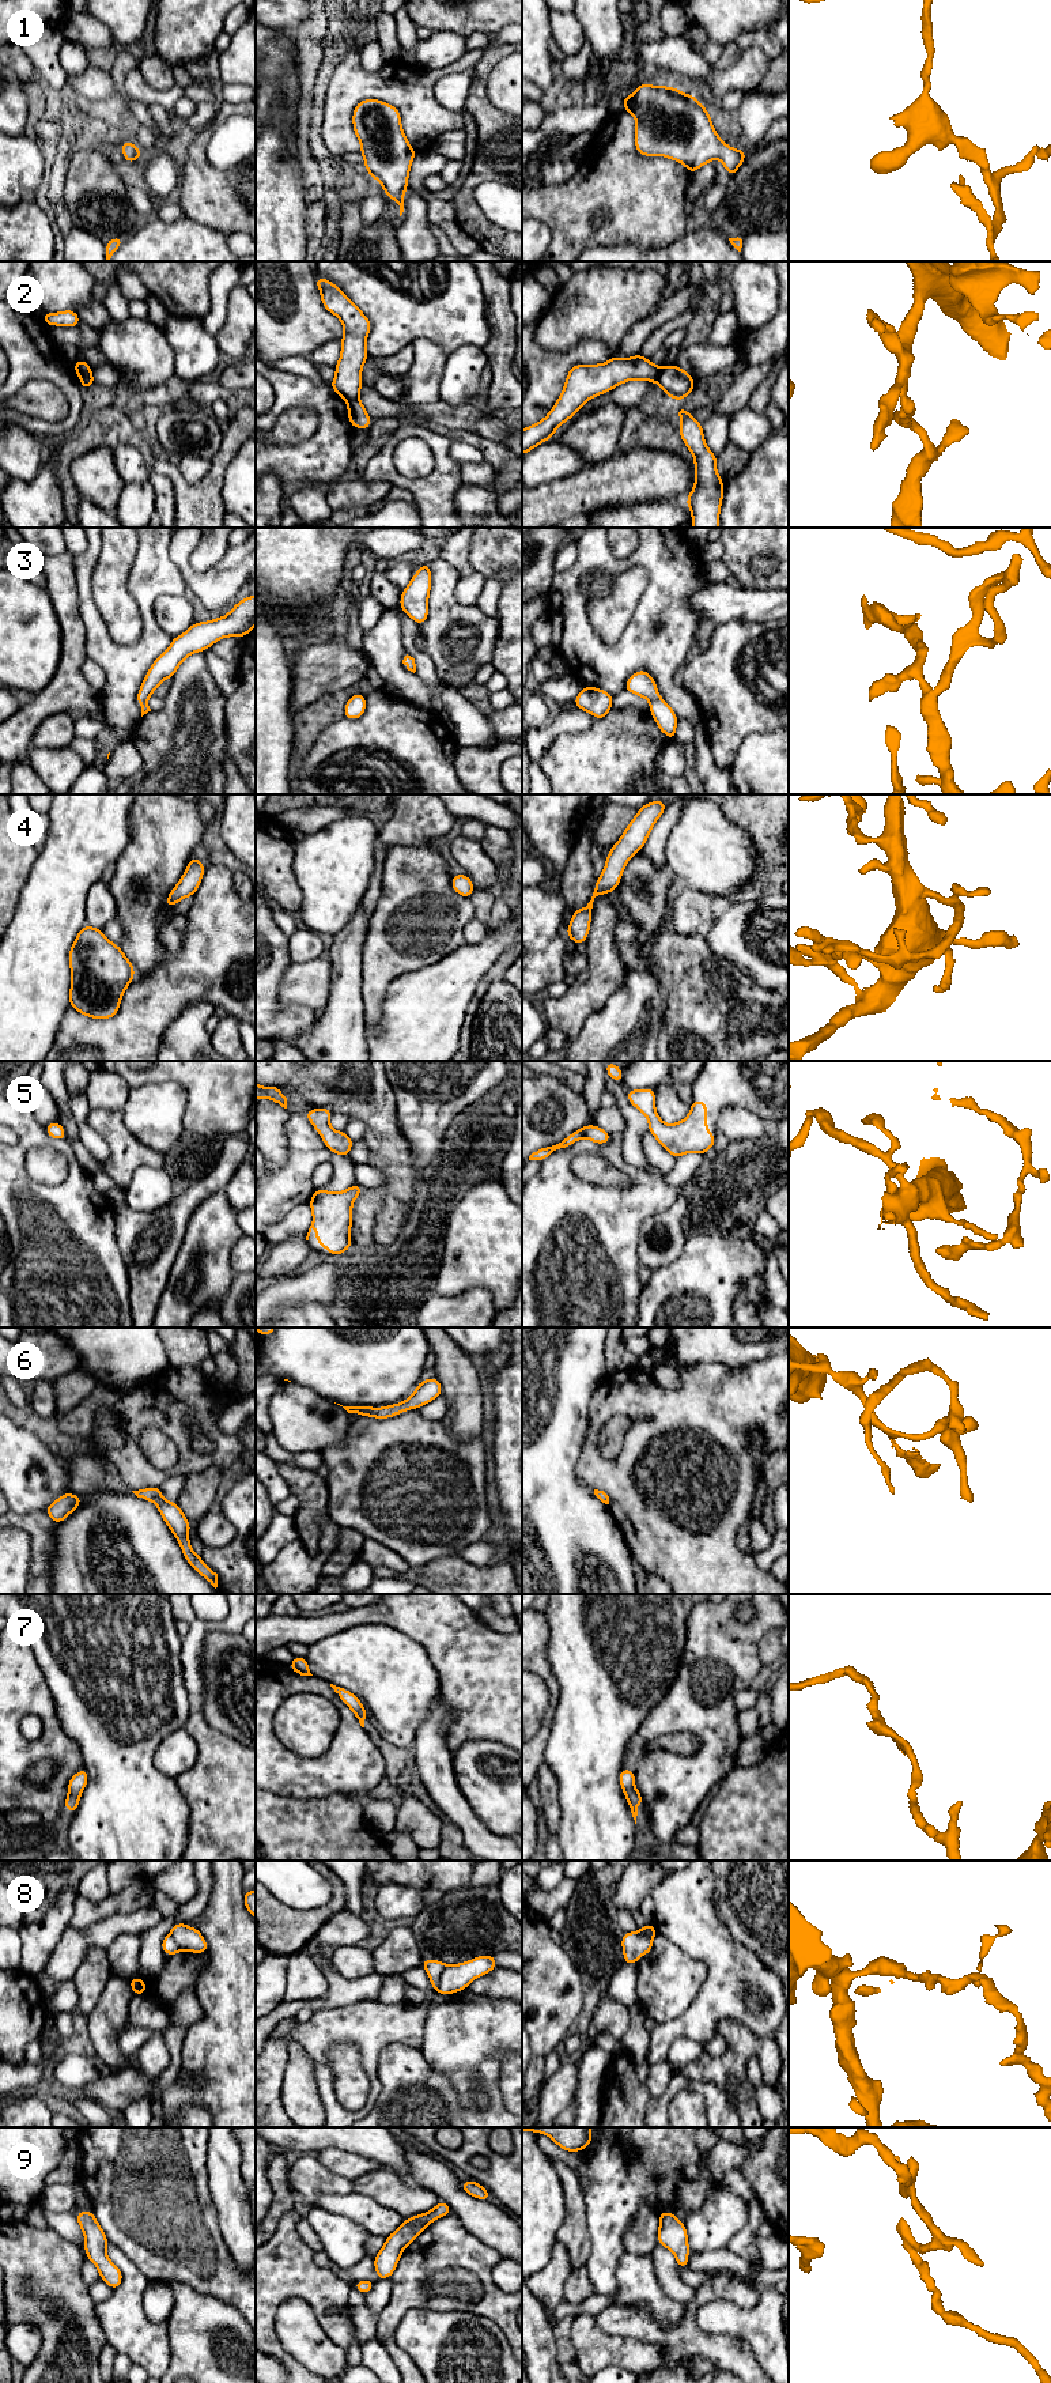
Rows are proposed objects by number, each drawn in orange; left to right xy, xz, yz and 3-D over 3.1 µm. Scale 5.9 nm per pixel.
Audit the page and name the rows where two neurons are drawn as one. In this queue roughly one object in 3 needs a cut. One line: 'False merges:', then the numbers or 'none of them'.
False merges: 2, 8

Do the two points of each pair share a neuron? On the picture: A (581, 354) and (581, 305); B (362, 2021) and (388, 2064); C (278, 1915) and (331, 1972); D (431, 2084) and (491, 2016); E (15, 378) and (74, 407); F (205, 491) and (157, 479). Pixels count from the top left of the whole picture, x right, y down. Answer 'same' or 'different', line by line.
A: different
B: different
C: different
D: different
E: same
F: different

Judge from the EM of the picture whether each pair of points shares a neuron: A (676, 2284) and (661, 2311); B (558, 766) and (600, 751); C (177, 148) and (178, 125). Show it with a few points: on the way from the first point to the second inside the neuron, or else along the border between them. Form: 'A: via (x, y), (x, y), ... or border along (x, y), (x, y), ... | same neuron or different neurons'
A: border along (654, 2268), (660, 2287), (685, 2304) | different neurons
B: via (569, 765), (586, 765), (589, 762) | same neuron
C: via (178, 143), (178, 131) | same neuron

